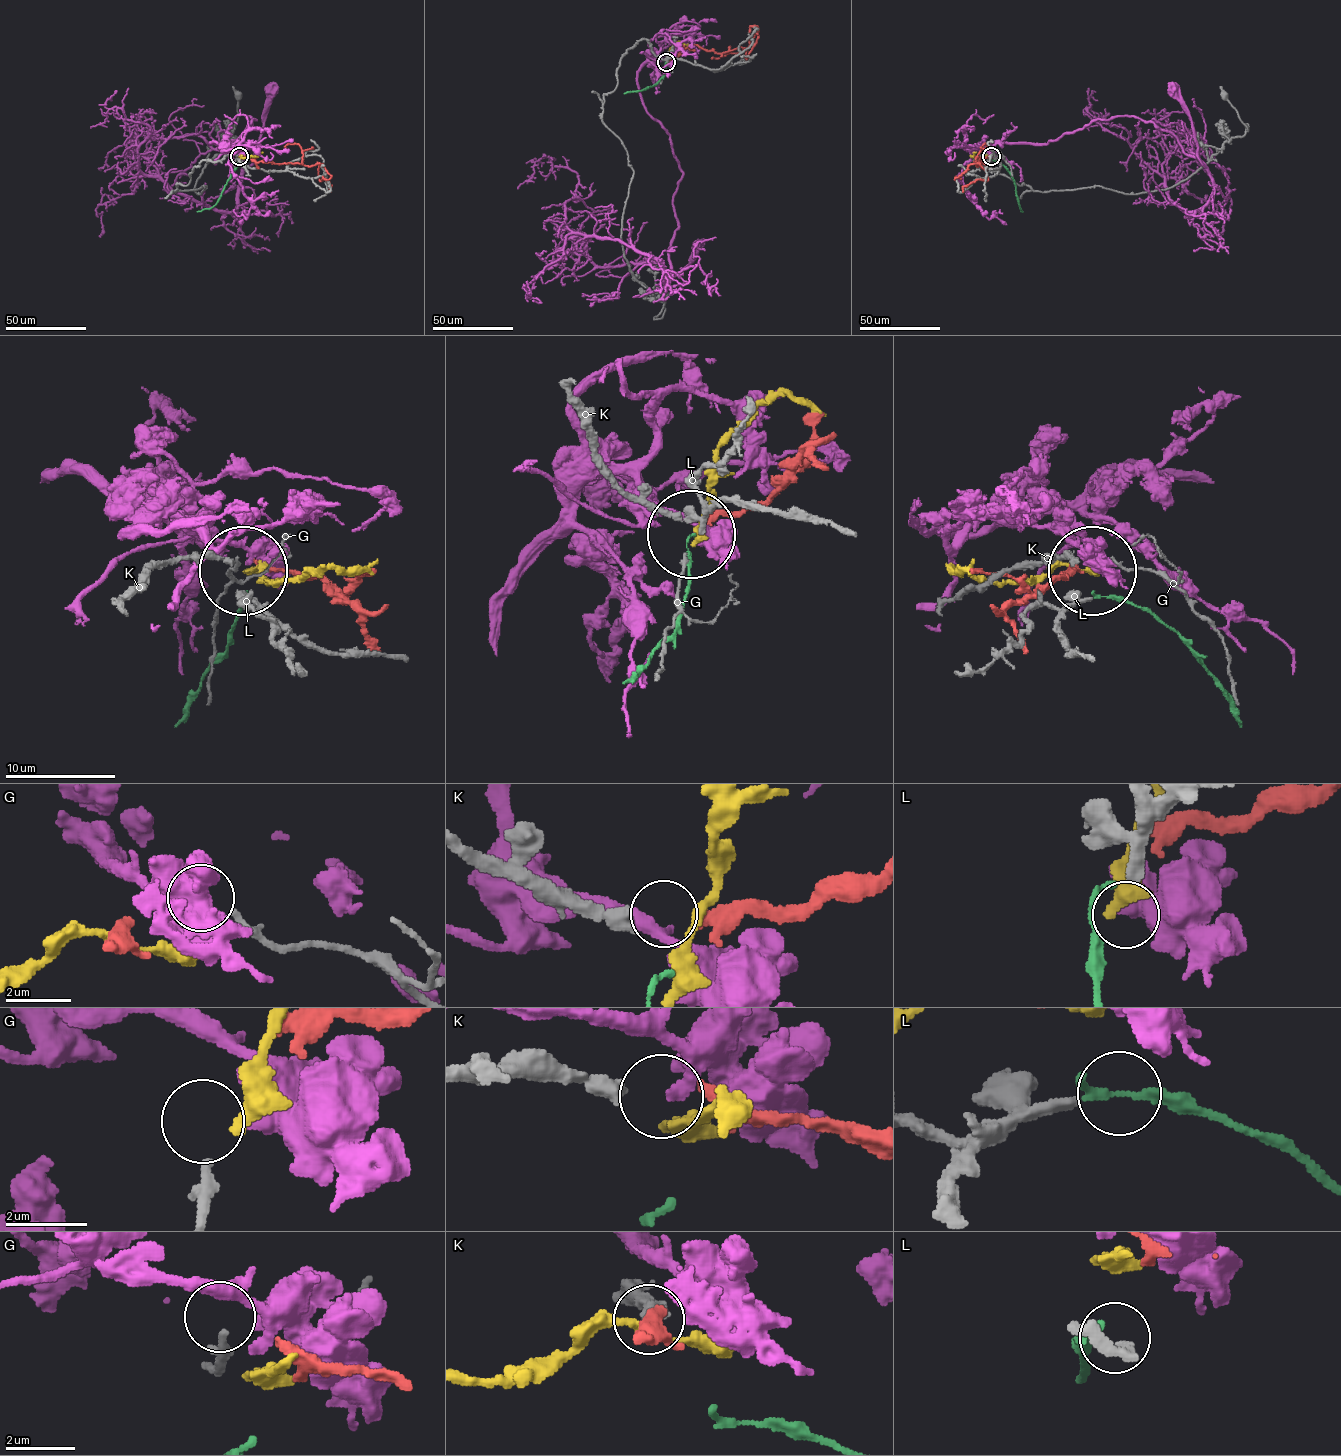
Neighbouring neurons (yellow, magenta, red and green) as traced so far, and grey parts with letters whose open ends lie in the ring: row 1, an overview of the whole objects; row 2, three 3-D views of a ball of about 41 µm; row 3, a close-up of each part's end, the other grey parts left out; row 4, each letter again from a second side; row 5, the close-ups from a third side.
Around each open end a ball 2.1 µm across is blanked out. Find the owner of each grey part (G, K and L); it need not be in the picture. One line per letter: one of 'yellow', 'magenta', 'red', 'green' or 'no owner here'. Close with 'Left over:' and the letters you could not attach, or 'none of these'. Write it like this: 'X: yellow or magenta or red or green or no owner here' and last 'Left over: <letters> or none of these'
G: no owner here
K: red
L: no owner here
Left over: G, L

